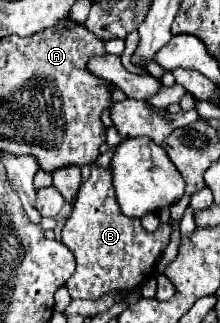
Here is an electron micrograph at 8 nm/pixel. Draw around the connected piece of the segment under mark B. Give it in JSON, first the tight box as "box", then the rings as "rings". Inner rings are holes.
{"box":[60,168,172,300],"rings":[[[92,168],[92,174],[88,182],[80,186],[80,192],[72,204],[72,212],[60,232],[60,240],[74,252],[78,262],[76,272],[66,282],[70,296],[98,300],[112,290],[132,292],[140,288],[154,276],[154,266],[168,246],[170,234],[172,226],[168,222],[158,226],[156,232],[146,232],[140,220],[122,216],[110,170]]]}

